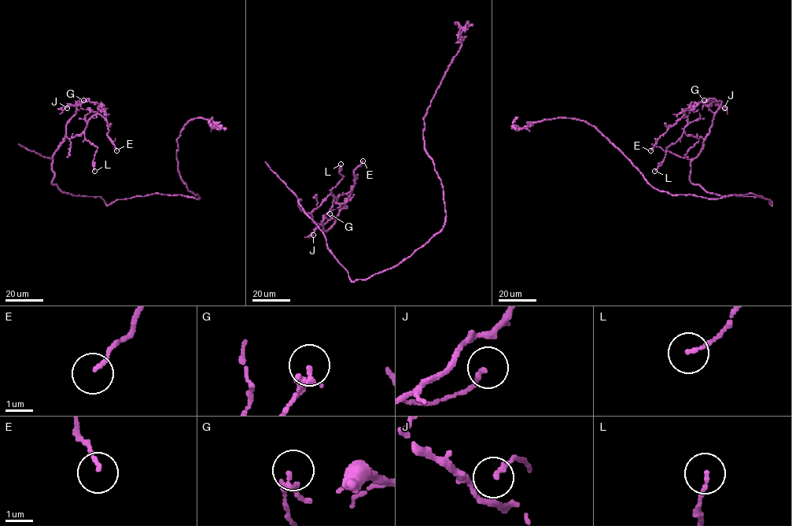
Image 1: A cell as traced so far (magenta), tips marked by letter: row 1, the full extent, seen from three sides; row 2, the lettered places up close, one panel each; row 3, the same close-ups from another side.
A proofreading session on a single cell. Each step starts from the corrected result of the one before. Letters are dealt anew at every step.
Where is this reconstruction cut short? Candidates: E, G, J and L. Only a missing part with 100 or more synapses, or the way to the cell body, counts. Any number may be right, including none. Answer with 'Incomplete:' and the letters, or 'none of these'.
Incomplete: none of these

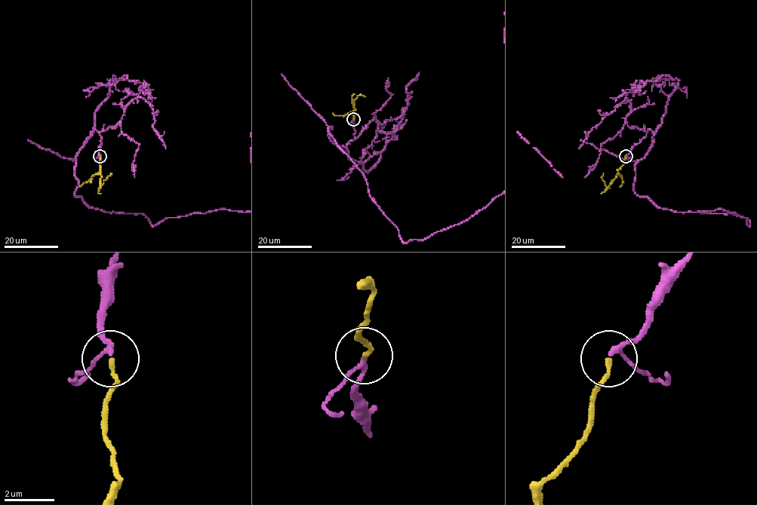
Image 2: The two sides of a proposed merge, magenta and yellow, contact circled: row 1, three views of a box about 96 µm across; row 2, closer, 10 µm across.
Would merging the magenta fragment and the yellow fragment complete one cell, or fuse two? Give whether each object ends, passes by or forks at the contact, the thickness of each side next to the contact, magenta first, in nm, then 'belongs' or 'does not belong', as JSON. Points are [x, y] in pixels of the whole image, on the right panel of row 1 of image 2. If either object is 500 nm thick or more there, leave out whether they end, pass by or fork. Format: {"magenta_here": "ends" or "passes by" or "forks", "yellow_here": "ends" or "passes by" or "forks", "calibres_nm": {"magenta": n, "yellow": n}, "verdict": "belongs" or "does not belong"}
{"magenta_here": "passes by", "yellow_here": "ends", "calibres_nm": {"magenta": 150, "yellow": 180}, "verdict": "belongs"}

